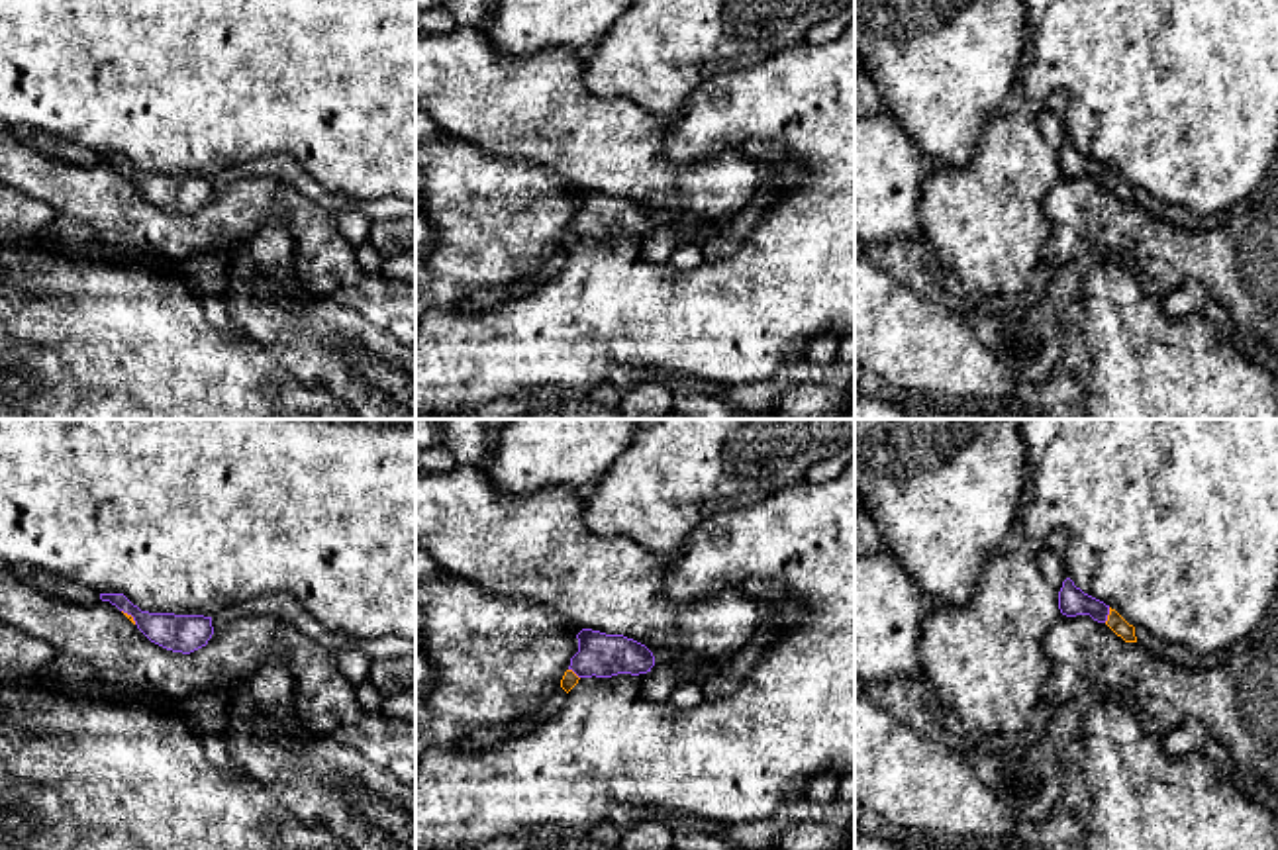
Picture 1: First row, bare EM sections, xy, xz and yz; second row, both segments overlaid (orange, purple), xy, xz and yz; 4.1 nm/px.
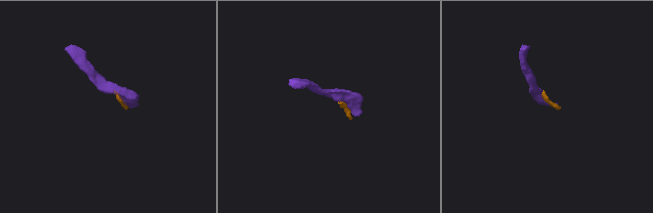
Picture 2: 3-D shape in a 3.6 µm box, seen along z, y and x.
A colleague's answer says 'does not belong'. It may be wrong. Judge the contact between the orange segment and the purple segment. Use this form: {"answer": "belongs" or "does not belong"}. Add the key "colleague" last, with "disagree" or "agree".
{"answer": "belongs", "colleague": "disagree"}

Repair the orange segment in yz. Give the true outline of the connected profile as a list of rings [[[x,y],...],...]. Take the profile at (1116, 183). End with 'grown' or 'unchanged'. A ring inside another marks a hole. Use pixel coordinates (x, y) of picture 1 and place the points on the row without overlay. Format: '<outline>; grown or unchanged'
[[[1070,139],[1062,143],[1058,153],[1058,170],[1066,178],[1090,176],[1094,182],[1106,184],[1125,204],[1137,204],[1133,186],[1104,163],[1084,155]]]; grown

